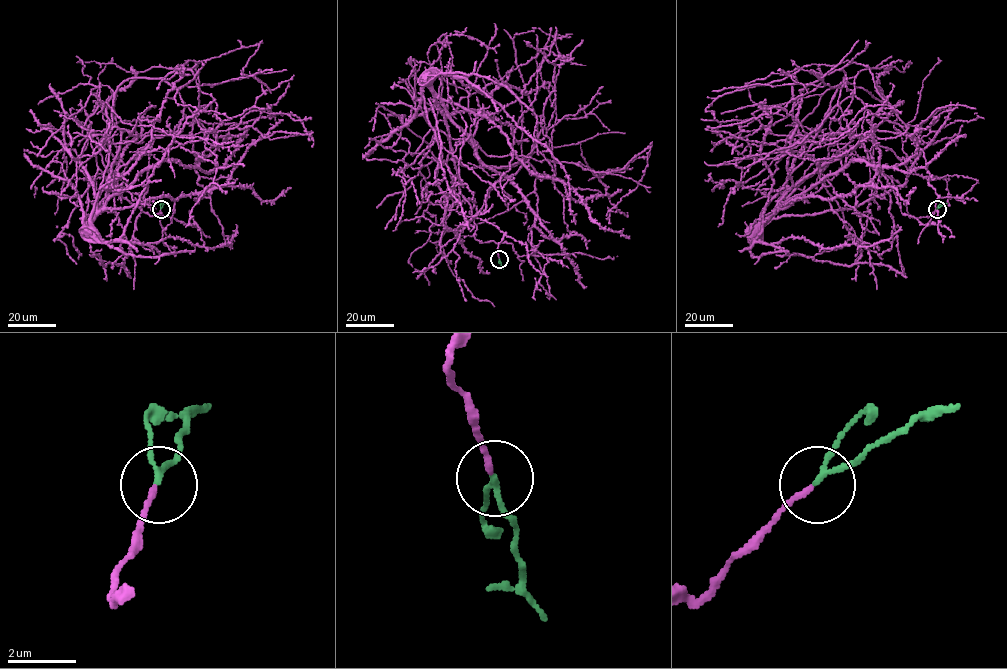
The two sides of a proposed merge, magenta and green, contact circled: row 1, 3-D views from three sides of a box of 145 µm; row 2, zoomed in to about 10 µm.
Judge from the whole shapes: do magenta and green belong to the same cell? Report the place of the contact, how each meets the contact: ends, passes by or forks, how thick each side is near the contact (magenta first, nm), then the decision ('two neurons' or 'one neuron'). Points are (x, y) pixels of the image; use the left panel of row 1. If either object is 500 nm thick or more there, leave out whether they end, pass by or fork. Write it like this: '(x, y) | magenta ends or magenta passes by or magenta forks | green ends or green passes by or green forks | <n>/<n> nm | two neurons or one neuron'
(161, 209) | magenta ends | green passes by | 140/130 nm | one neuron

